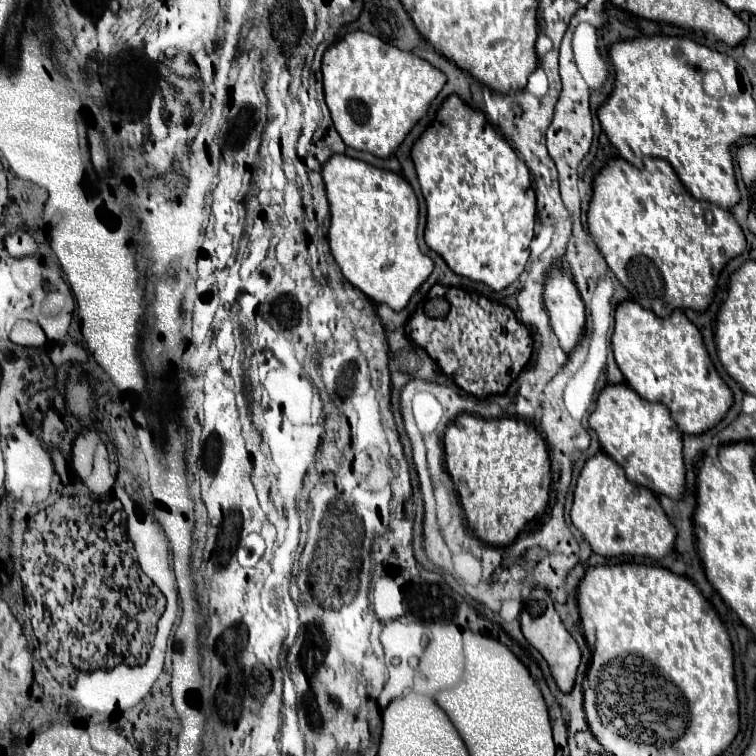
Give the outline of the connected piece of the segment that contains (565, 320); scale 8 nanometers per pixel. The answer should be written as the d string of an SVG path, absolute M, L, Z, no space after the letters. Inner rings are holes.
M560 267L550 271L544 289L544 305L560 347L570 353L580 343L586 327L586 307L570 273Z

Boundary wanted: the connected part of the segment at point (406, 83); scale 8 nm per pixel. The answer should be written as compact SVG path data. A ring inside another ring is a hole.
M364 31L348 33L324 53L322 75L326 103L342 141L382 159L402 145L446 85L446 75L428 61Z

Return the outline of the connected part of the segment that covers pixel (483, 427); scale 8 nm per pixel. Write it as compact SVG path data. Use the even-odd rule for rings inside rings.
M474 413L458 415L444 435L446 467L460 495L468 529L494 547L510 545L518 533L544 515L550 499L548 445L532 423L516 417L484 419Z

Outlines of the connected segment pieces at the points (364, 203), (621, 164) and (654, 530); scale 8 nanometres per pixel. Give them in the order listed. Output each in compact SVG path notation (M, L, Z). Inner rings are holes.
M332 155L322 169L326 193L330 201L332 223L328 231L330 251L342 271L342 275L362 293L366 293L374 303L386 303L394 311L402 311L414 291L428 279L434 269L434 261L424 255L418 247L416 225L418 225L418 197L410 183L392 171L378 169L360 159L346 155Z
M652 157L644 159L640 169L626 159L614 159L596 175L588 209L588 229L616 279L632 293L638 305L654 311L658 317L668 317L678 309L706 311L714 299L720 271L746 249L746 237L726 209L694 199L670 163Z
M604 451L584 463L574 489L570 515L572 523L586 537L592 551L604 557L640 555L662 559L676 543L676 527L666 517L658 497L650 489L632 483L624 475L624 469Z

